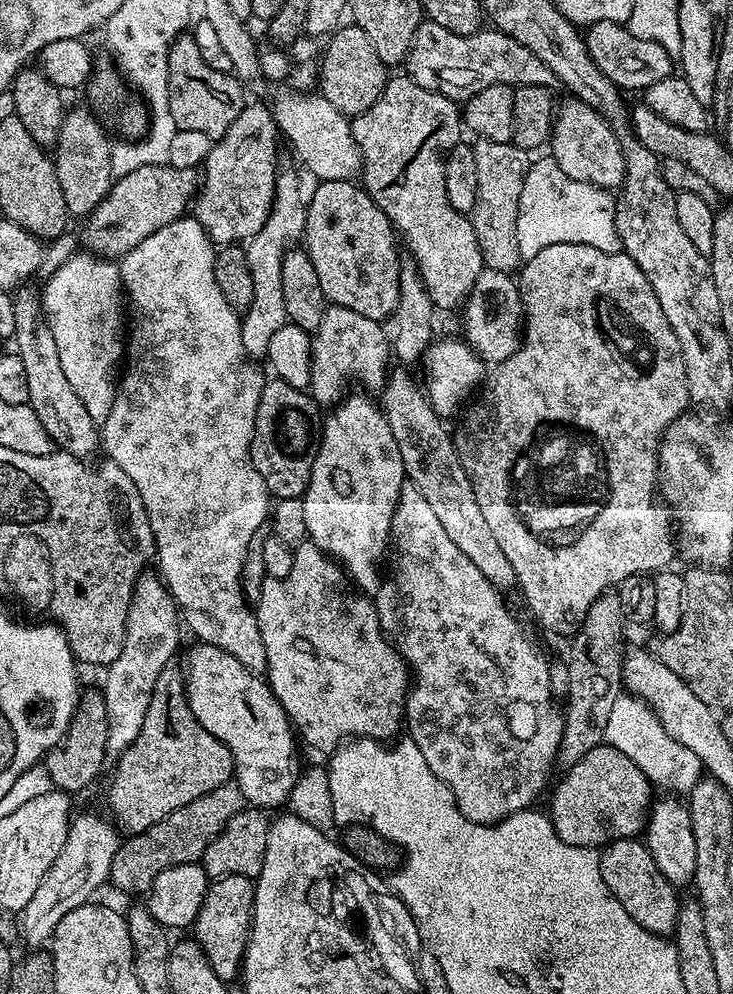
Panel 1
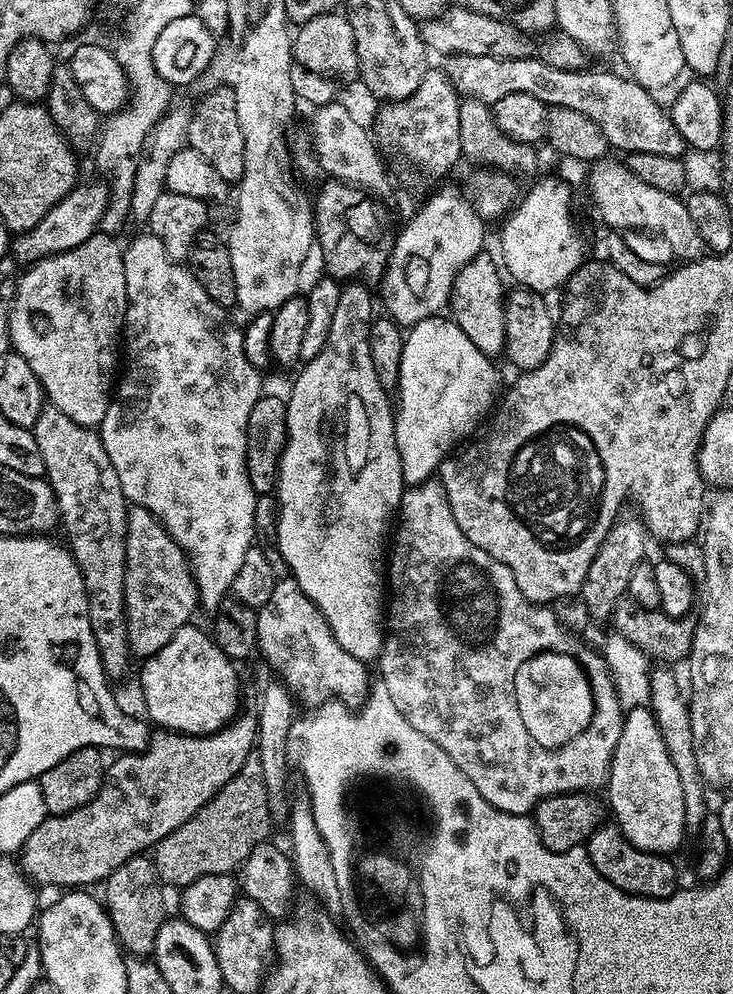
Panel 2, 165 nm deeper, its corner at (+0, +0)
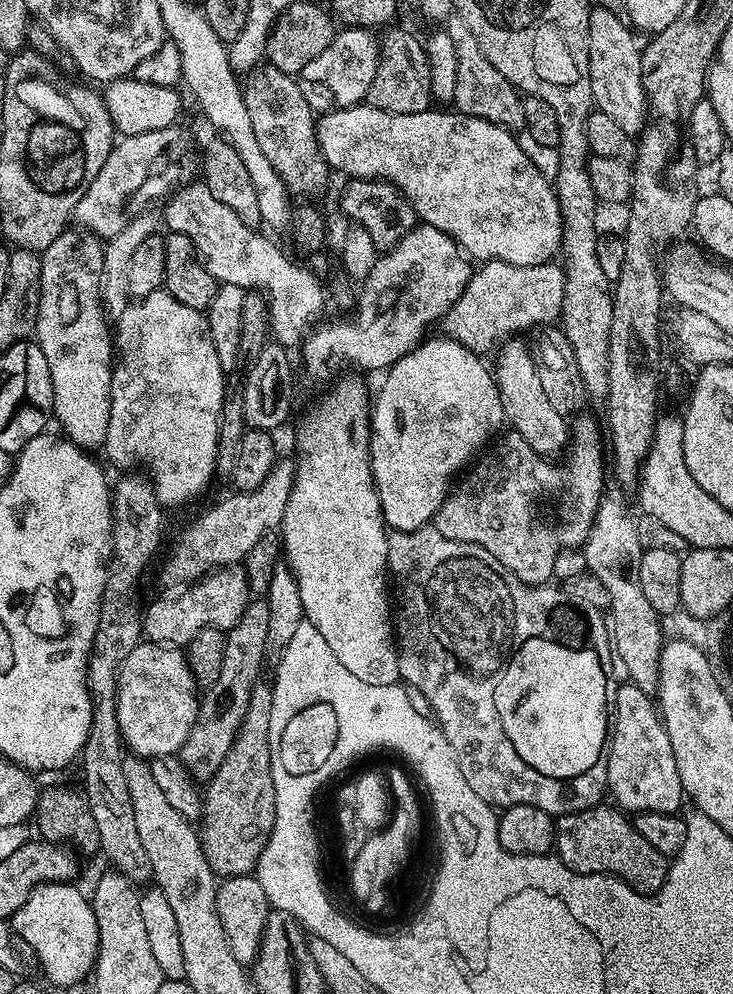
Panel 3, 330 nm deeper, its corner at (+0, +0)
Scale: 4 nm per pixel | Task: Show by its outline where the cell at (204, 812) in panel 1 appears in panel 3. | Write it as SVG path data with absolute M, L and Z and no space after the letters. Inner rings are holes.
M257 682L254 690L250 690L250 706L246 706L246 718L242 718L242 726L238 730L235 742L230 746L230 754L226 754L222 766L218 766L218 770L206 784L206 801L203 803L202 819L198 824L200 845L206 854L206 862L220 878L249 875L256 867L264 843L268 841L268 835L272 833L276 811L274 810L274 774L270 766L271 705L271 683Z

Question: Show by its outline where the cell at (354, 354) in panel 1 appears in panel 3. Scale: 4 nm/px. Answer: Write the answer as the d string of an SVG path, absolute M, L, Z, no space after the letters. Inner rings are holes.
M203 182L185 183L171 193L170 199L164 206L162 220L163 223L164 220L168 223L167 231L186 234L186 238L190 238L190 242L194 242L196 254L204 263L204 268L210 270L210 274L220 284L229 284L261 293L267 301L269 329L275 343L283 344L289 350L299 349L305 338L308 337L308 333L321 323L320 315L324 312L324 304L326 306L326 288L324 284L320 285L319 278L311 276L306 269L291 264L287 254L278 245L272 244L270 237L263 236L263 231L246 226L238 218L238 214L234 214L234 210L230 210L230 206L218 202L218 198L214 198L214 194L210 194L210 190Z

